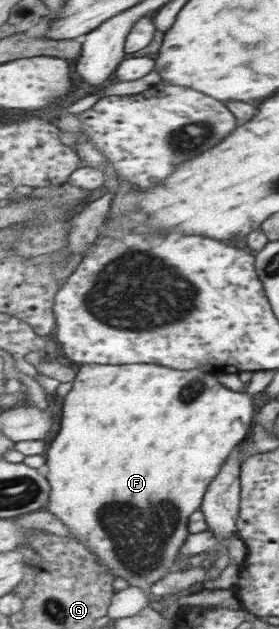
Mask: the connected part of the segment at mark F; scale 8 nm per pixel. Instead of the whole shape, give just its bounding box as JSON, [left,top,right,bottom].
[45,363,257,601]

